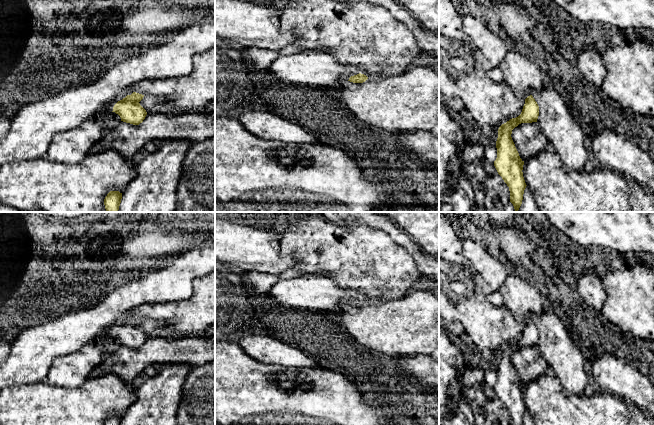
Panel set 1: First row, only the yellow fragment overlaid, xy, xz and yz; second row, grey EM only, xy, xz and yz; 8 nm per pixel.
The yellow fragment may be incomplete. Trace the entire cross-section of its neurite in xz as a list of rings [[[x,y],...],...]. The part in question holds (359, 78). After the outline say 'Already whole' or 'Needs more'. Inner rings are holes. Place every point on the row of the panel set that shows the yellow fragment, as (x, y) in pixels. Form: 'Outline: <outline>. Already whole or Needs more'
Outline: [[[304,51],[277,58],[266,69],[278,82],[301,87],[339,88],[343,81],[363,83],[368,77],[352,66],[338,63],[328,52]]]. Needs more

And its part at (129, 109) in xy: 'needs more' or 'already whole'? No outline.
needs more

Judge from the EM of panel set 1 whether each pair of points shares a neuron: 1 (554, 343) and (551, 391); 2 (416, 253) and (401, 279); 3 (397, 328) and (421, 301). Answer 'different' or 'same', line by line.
1: different
2: different
3: same

